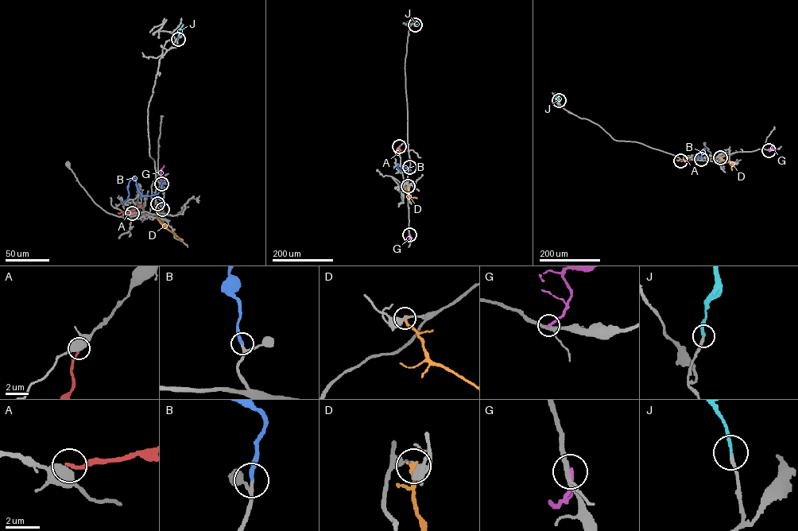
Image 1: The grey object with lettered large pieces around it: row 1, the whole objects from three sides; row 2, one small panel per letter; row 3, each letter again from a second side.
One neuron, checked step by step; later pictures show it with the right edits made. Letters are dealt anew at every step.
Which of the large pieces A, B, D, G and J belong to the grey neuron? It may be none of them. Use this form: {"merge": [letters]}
{"merge": ["B", "J"]}

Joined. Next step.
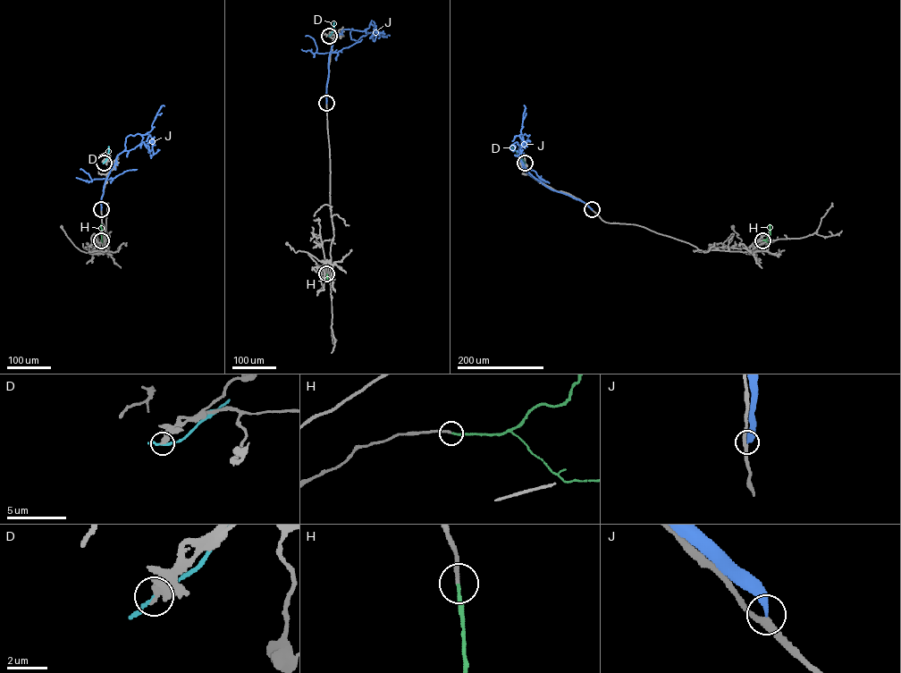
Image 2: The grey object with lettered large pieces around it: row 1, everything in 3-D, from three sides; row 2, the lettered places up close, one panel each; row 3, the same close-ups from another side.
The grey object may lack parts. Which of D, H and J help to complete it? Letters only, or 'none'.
H

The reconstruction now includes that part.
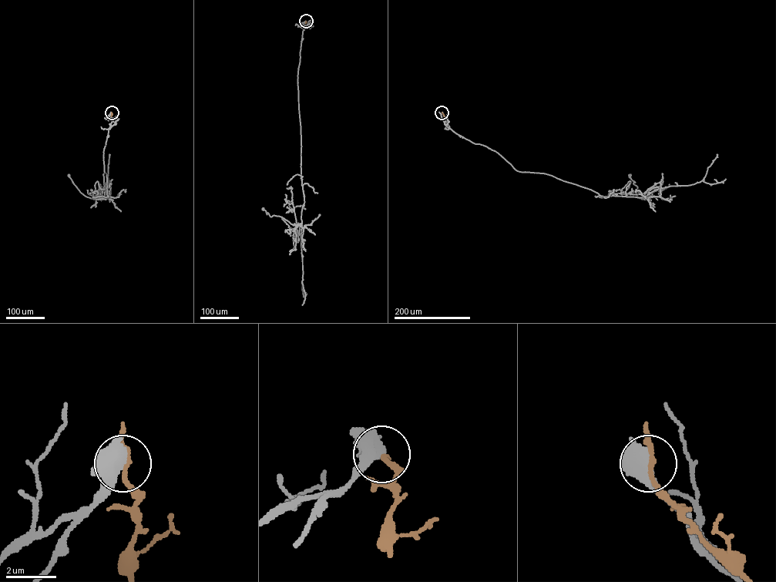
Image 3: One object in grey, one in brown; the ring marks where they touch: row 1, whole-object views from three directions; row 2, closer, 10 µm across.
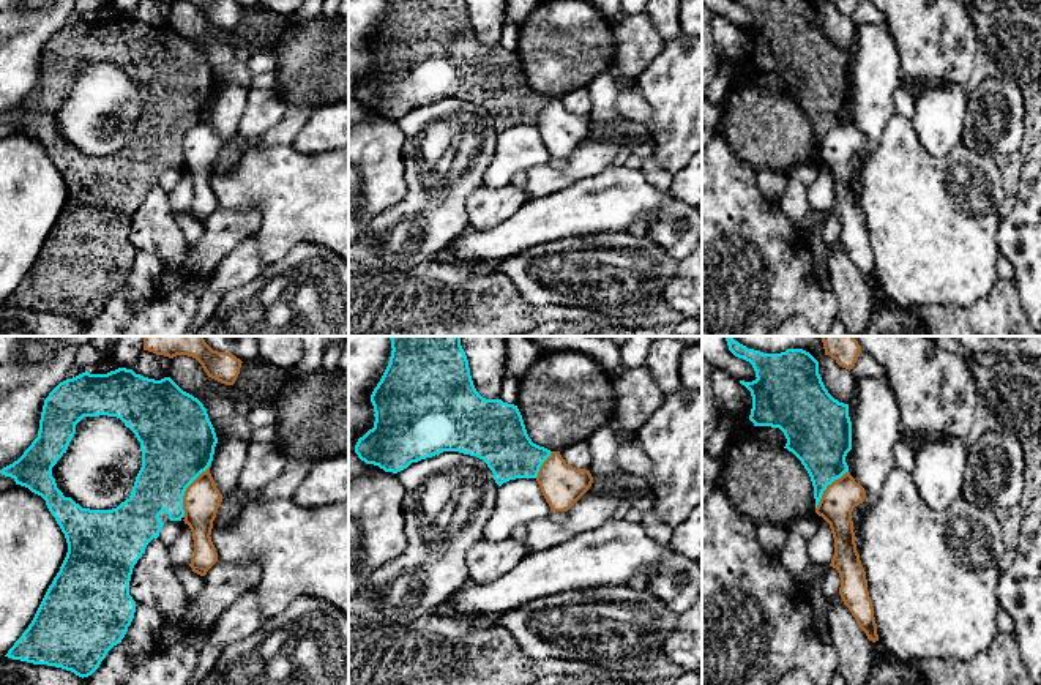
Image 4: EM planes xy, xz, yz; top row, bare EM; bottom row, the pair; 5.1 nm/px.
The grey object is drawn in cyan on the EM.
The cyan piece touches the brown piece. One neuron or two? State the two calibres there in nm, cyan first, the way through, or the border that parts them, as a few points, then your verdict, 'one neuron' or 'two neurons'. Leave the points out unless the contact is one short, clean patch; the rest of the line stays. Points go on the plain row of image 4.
380/190 nm | along xy (210, 109), (186, 134), (182, 163) | two neurons

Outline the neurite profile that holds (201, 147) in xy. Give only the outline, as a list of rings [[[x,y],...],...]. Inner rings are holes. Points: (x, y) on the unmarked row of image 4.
[[[210,114],[186,134],[183,142],[183,167],[189,172],[194,186],[194,202],[189,213],[200,223],[205,223],[218,208],[218,199],[210,182],[222,145]]]

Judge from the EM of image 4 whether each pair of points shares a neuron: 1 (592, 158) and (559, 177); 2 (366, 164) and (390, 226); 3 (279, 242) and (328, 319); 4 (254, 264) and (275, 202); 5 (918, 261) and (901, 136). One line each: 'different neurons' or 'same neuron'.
1: same neuron
2: different neurons
3: different neurons
4: different neurons
5: same neuron

